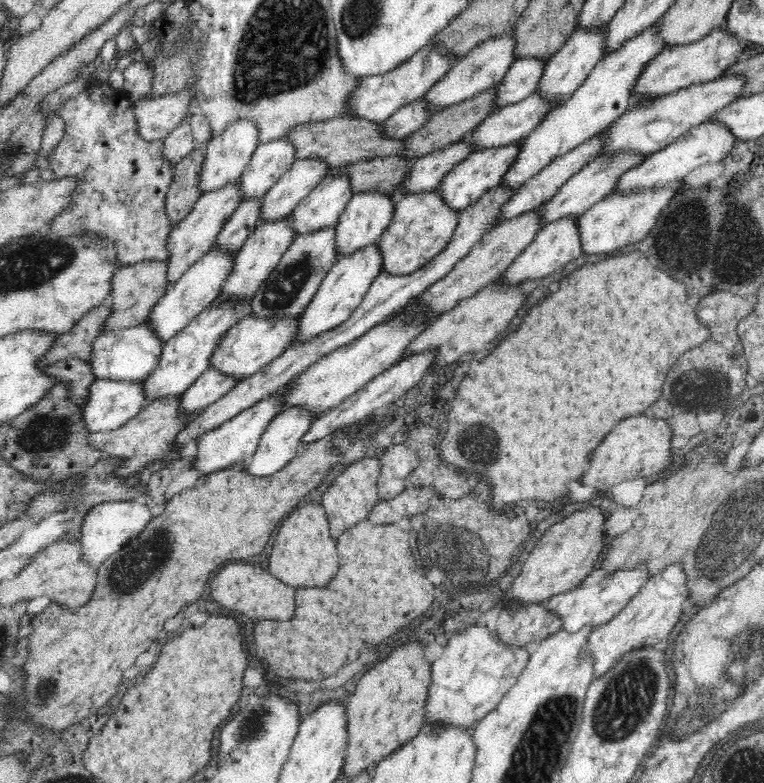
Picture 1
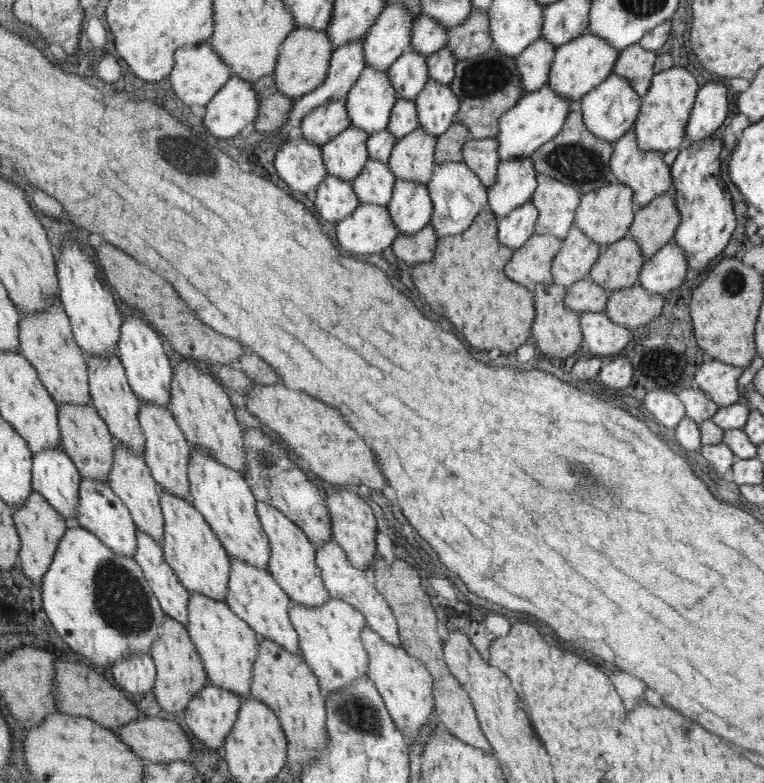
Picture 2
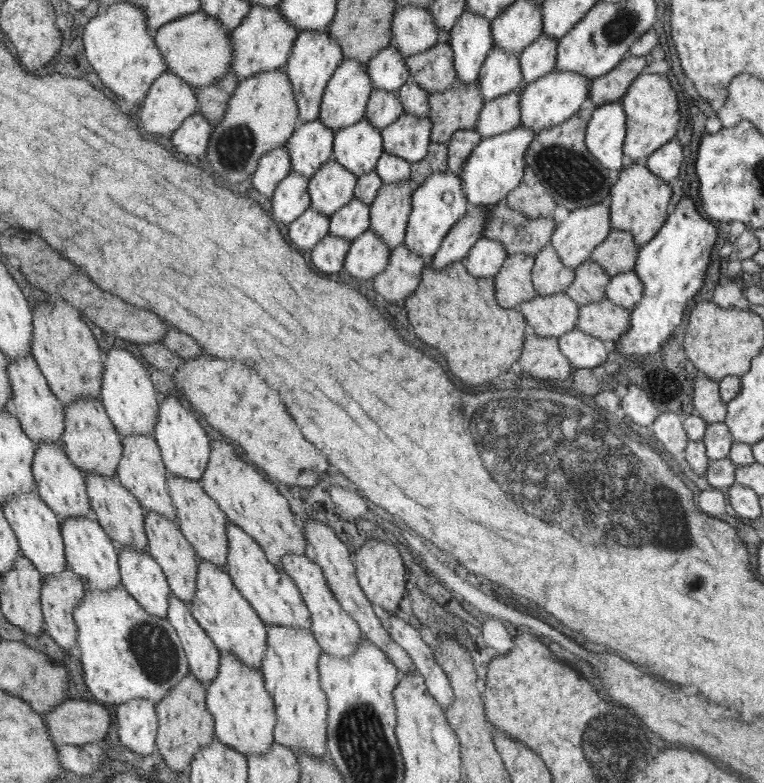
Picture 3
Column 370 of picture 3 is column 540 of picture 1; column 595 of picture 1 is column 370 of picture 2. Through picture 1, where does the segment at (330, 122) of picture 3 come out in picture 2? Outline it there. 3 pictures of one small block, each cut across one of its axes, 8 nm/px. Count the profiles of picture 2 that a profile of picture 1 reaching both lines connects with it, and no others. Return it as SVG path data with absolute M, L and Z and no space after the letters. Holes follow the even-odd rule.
M390 2L363 38L364 58L374 70L387 72L412 43L416 15L402 2Z

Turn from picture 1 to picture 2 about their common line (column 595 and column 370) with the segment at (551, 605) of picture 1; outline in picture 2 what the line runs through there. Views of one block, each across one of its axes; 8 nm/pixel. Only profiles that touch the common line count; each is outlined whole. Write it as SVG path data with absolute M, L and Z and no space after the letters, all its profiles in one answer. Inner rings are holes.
M333 539L324 546L317 547L317 566L321 568L321 577L329 590L329 595L334 599L342 599L357 607L368 620L369 628L376 631L386 643L392 646L401 646L398 624L392 609L386 599L378 592L372 570L354 569L347 560L341 546Z

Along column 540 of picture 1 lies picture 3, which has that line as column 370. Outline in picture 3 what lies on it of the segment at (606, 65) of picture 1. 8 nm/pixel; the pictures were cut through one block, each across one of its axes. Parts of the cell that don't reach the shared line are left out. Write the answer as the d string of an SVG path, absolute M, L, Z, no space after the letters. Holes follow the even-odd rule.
M366 118L336 132L332 160L353 171L358 177L374 172L383 154L384 136Z

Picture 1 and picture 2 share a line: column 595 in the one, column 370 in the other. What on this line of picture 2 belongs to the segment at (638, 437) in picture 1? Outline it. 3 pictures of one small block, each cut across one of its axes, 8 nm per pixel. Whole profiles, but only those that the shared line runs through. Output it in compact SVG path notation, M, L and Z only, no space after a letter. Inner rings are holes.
M272 384L272 386L258 386L250 388L248 392L243 392L246 395L246 404L247 409L250 410L250 414L252 416L256 416L266 428L270 428L272 432L276 432L280 438L282 438L282 442L286 442L288 446L292 446L292 452L298 456L298 458L302 458L304 462L308 462L308 468L310 468L310 472L314 472L316 476L320 476L320 480L324 480L324 482L329 482L330 484L339 487L341 485L346 484L366 484L366 486L370 487L370 489L376 490L376 492L382 491L384 489L384 484L389 484L389 482L384 482L384 478L382 478L382 474L380 474L380 470L378 470L378 464L376 464L376 460L374 460L374 454L372 454L372 450L370 450L370 462L368 462L368 448L366 448L366 444L360 440L360 436L348 426L348 422L342 418L342 414L336 410L336 408L332 408L332 406L326 406L324 402L320 402L320 400L316 400L316 398L308 398L306 394L302 394L302 392L294 392L294 390L286 390L284 386L280 386L280 384Z

